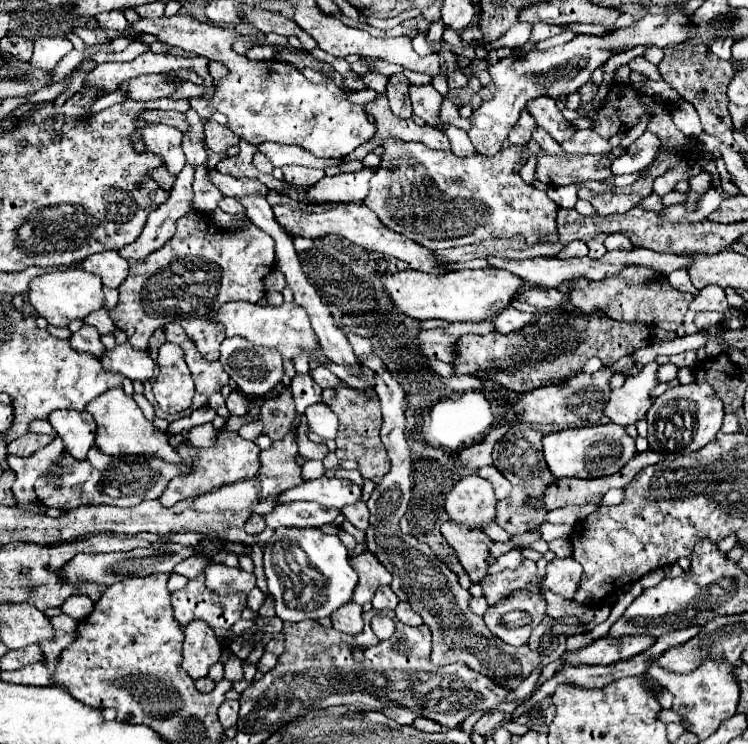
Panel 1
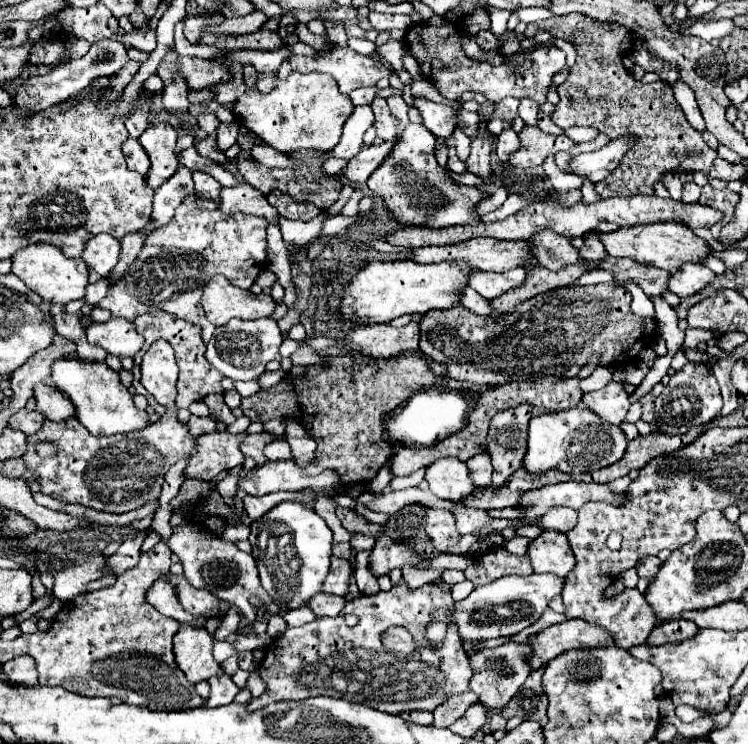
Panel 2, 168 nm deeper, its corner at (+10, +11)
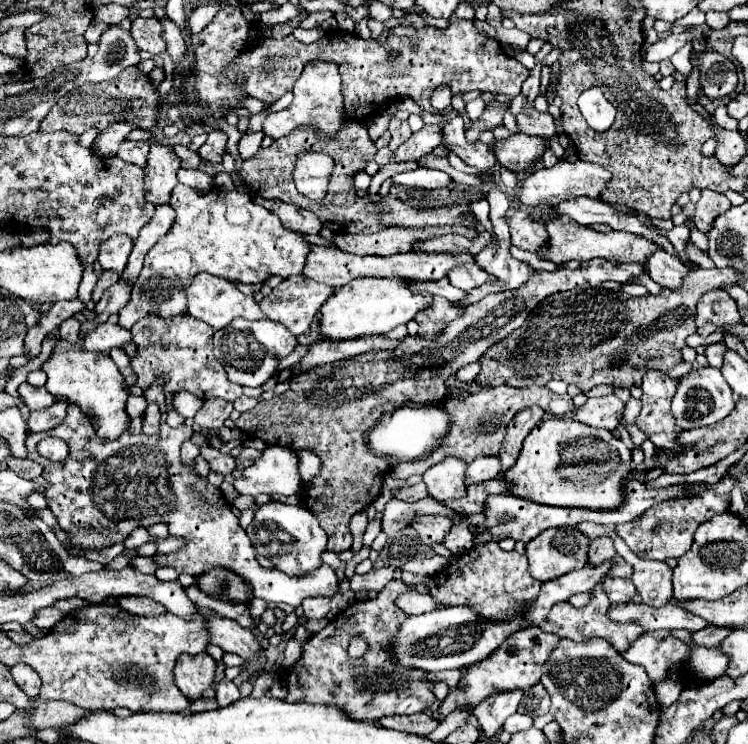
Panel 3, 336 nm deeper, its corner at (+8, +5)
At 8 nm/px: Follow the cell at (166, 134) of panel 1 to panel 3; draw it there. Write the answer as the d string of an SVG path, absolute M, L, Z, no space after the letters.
M152 144L148 154L146 172L146 200L152 204L168 204L174 186L178 184L176 172L180 168L180 160L174 156L170 146Z

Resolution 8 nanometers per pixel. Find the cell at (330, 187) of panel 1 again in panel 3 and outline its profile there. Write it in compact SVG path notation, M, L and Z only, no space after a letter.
M444 122L434 124L434 126L424 126L420 132L412 134L396 150L396 158L400 162L410 162L410 160L418 160L418 158L430 154L434 148L438 148L442 144L442 134L440 134L442 128L444 128Z

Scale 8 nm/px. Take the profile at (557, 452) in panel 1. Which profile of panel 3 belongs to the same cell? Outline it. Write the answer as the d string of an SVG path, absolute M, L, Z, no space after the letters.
M552 418L542 420L524 440L518 460L506 472L502 470L502 480L508 482L508 494L524 498L530 502L562 508L588 508L588 510L616 510L624 502L624 480L634 470L630 450L626 444L602 428L592 428L576 420Z

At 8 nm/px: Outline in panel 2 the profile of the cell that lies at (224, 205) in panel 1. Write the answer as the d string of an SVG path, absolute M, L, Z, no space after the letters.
M192 172L192 176L194 176L194 188L198 196L206 200L220 200L220 184L210 174Z

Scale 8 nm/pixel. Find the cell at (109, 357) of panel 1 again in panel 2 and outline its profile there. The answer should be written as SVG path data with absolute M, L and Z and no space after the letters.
M110 318L106 324L92 324L86 328L88 344L104 348L108 354L120 359L133 357L144 344L134 324L122 318Z

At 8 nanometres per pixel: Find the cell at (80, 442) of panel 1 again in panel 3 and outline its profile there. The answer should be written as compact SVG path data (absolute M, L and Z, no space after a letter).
M24 382L24 384L18 386L18 394L22 396L24 404L30 410L44 410L44 408L48 408L48 406L54 404L54 396L48 394L48 390L44 386L42 388L34 388L28 382Z

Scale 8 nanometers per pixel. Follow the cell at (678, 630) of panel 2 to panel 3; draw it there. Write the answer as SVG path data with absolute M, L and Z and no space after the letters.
M706 626L700 632L694 632L692 638L700 646L718 646L732 630L730 628L716 628L716 626Z

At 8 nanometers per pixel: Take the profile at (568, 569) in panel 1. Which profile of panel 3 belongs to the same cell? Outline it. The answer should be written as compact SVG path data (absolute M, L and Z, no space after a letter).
M576 526L544 530L544 534L538 534L532 542L526 544L526 558L530 564L528 566L530 574L540 582L548 582L548 580L560 578L576 568L582 568L588 562L588 542L590 540Z

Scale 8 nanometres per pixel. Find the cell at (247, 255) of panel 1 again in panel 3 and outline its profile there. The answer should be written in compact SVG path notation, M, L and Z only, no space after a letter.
M178 184L170 206L176 210L176 220L172 230L146 254L144 270L132 288L132 298L120 310L118 324L122 328L130 330L146 314L158 314L160 318L186 314L184 286L198 272L212 272L244 284L262 284L270 276L288 278L304 270L310 244L300 234L286 230L276 214L256 206L248 194L218 188L200 194Z

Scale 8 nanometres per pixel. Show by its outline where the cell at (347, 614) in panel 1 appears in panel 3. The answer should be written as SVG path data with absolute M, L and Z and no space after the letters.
M306 598L302 610L306 618L326 618L330 612L330 598Z

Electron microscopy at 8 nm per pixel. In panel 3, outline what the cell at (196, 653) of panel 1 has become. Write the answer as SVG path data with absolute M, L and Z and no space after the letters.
M202 652L198 656L182 654L174 666L174 682L180 688L182 694L190 702L202 696L204 690L208 690L214 682L214 668L216 662L210 658L208 652Z

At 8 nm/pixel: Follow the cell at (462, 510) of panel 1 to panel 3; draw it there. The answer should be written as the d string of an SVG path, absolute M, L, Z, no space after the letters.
M446 456L442 462L434 464L424 472L424 482L428 492L434 500L444 502L450 498L464 498L466 484L464 484L466 462L456 456Z

